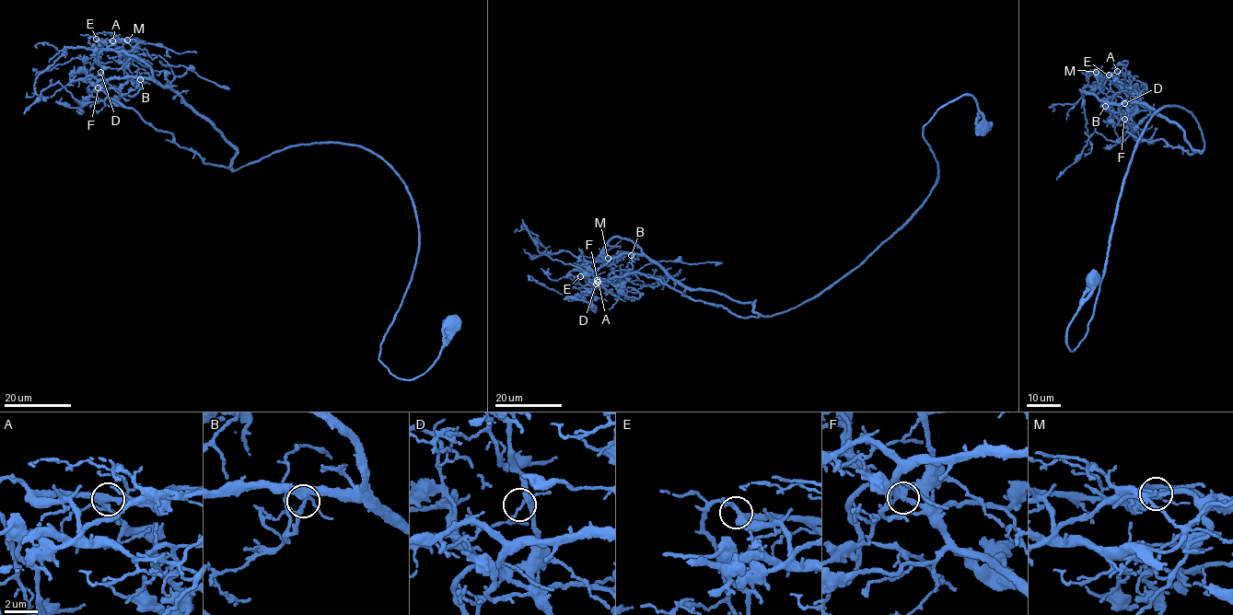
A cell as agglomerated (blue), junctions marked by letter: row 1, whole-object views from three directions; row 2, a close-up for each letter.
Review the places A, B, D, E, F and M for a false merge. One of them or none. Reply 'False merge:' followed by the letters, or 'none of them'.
False merge: none of them

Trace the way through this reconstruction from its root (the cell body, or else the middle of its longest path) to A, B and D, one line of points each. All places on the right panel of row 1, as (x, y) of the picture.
A: (1092, 277), (1071, 352), (1146, 122), (1185, 109), (1204, 147), (1126, 133), (1126, 103), (1102, 80), (1117, 71)
B: (1092, 277), (1071, 352), (1146, 122), (1181, 108), (1204, 145), (1145, 105), (1105, 106)
D: (1092, 277), (1071, 352), (1146, 122), (1185, 109), (1204, 147), (1136, 139), (1124, 103)

